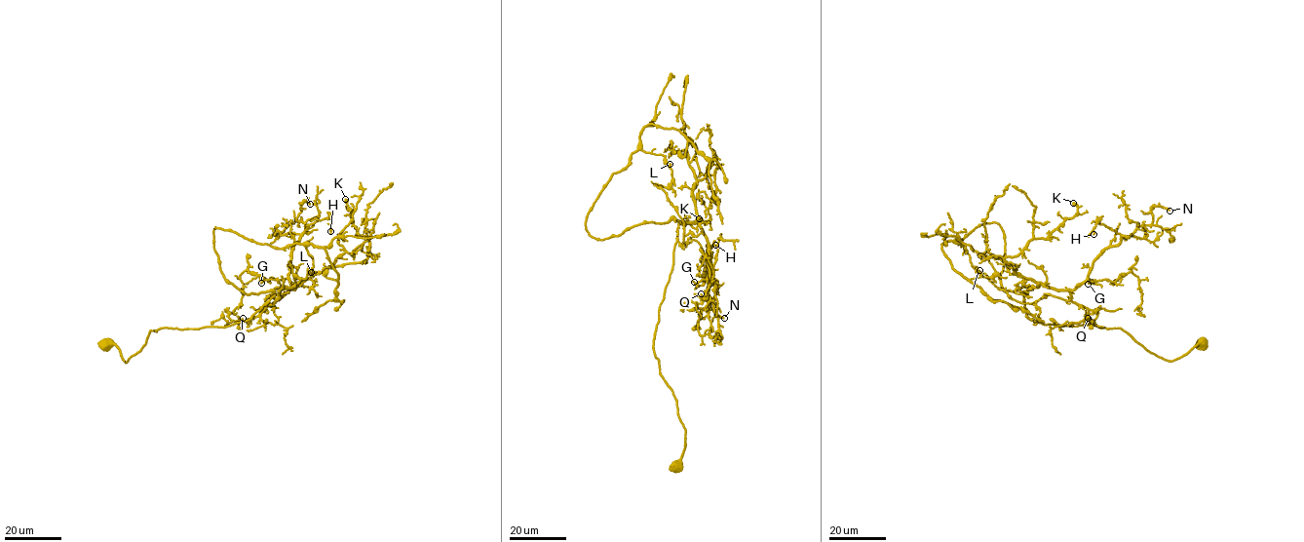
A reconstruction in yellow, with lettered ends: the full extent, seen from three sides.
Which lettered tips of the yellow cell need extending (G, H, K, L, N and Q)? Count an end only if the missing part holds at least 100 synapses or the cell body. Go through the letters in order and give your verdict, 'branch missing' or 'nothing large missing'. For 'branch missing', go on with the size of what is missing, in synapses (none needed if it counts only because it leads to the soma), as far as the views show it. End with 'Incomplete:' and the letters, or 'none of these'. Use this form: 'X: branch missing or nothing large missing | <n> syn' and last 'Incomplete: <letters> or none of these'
G: nothing large missing
H: nothing large missing
K: nothing large missing
L: nothing large missing
N: nothing large missing
Q: nothing large missing
Incomplete: none of these

